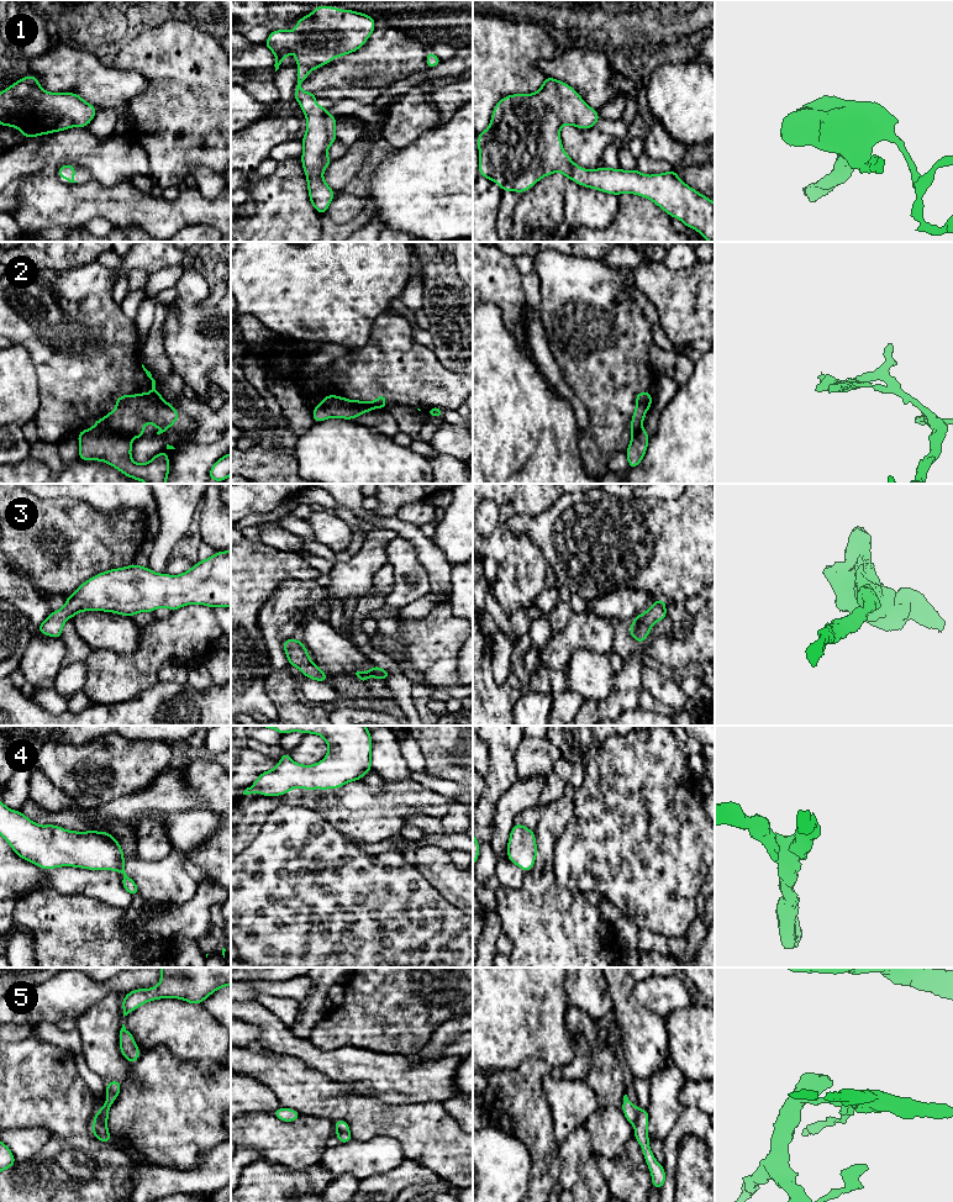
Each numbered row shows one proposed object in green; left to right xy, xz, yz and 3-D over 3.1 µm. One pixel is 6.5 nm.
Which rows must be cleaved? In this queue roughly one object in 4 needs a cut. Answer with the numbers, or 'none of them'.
2, 5

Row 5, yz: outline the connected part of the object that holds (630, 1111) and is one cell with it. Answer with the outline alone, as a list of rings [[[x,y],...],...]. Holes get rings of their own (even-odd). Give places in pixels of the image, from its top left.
[[[627,1095],[623,1096],[622,1101],[622,1111],[626,1117],[626,1119],[631,1123],[635,1124],[638,1114],[638,1108],[633,1106],[633,1103],[628,1100]]]

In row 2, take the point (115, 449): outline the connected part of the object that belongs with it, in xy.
[[[86,428],[77,433],[79,439],[79,459],[80,460],[100,460],[116,468],[123,475],[146,484],[165,484],[169,475],[169,458],[167,450],[156,454],[148,463],[138,464],[131,459],[131,449],[133,441],[128,436],[111,433],[109,431],[99,431]]]

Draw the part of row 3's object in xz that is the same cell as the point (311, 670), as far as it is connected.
[[[290,637],[283,642],[283,648],[290,666],[298,666],[301,674],[309,679],[322,682],[327,681],[328,675],[317,664],[310,661],[307,649],[301,640]]]

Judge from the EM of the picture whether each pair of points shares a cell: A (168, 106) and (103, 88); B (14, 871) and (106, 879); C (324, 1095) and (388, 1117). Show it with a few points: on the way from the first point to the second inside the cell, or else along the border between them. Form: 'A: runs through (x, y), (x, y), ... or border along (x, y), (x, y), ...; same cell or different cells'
A: border along (132, 69), (147, 80), (147, 87), (126, 104); different cells
B: runs through (37, 878), (43, 878), (47, 881), (83, 880); same cell
C: runs through (340, 1102), (372, 1117); same cell

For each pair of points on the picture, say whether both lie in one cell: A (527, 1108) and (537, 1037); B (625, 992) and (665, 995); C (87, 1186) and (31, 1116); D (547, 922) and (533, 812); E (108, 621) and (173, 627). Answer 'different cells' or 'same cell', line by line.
A: different cells
B: different cells
C: same cell
D: different cells
E: different cells

